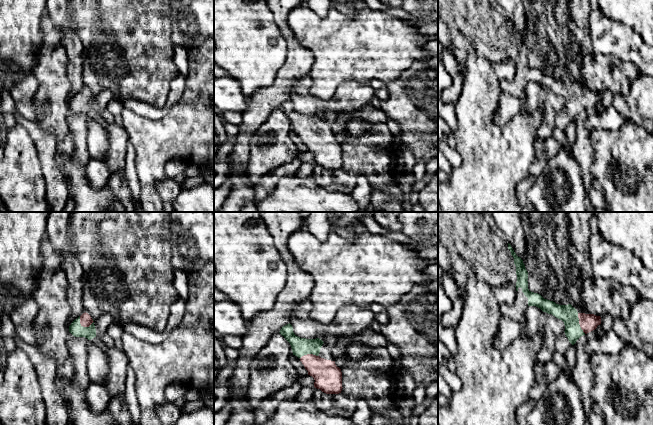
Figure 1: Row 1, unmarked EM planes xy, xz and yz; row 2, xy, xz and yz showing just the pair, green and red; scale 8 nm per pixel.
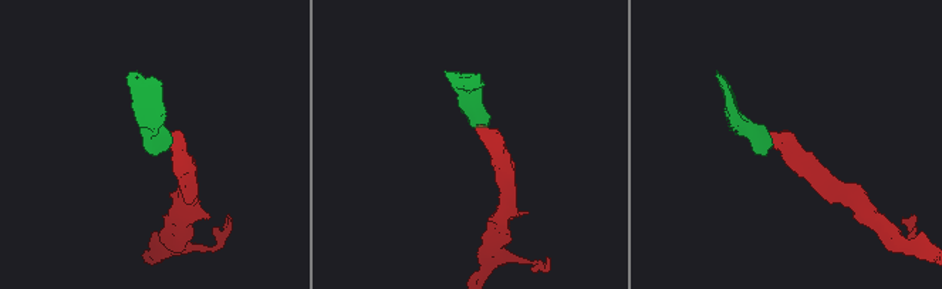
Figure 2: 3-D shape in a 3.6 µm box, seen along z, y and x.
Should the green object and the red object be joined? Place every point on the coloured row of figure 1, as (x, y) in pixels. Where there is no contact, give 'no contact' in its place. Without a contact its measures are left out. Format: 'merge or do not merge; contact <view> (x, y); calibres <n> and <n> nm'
merge; contact xy (87, 327); calibres 100 and 100 nm

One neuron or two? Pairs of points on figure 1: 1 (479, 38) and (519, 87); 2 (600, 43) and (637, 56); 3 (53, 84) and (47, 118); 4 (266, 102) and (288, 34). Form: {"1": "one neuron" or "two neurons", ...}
{"1": "one neuron", "2": "one neuron", "3": "one neuron", "4": "one neuron"}

